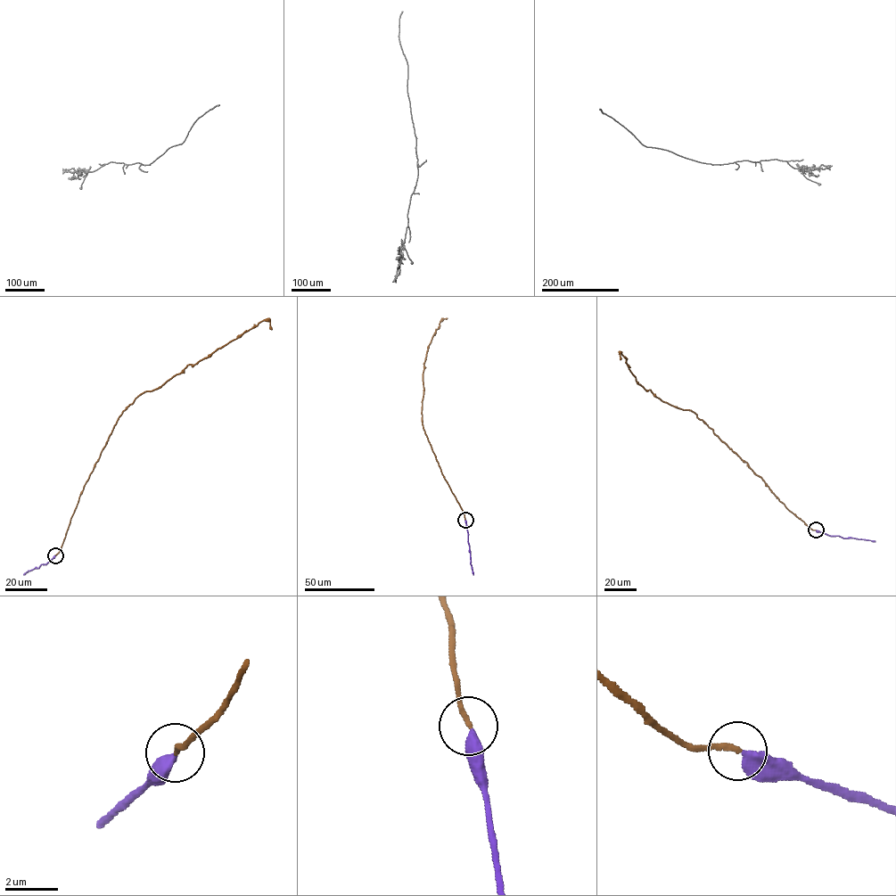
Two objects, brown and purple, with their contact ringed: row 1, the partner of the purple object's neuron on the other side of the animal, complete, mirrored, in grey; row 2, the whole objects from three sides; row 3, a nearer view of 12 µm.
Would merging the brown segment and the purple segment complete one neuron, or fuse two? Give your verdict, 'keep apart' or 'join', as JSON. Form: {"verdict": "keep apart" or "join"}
{"verdict": "join"}

